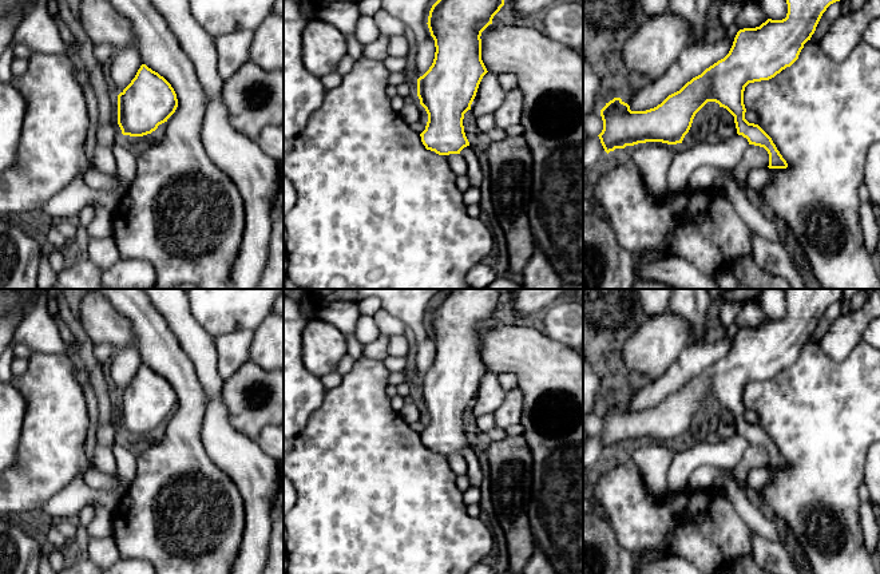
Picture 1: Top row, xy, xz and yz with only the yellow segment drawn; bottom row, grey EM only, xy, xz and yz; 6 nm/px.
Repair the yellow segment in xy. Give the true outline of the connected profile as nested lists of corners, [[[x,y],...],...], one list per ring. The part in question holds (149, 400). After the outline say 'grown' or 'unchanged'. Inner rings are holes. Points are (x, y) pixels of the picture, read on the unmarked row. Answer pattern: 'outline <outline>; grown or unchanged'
outline [[[142,364],[131,383],[118,395],[118,424],[123,435],[143,436],[175,412],[178,399],[171,384]]]; unchanged

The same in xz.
outline [[[451,289],[444,293],[431,308],[428,316],[428,328],[435,340],[435,359],[429,369],[417,379],[417,396],[420,404],[428,413],[425,429],[420,434],[421,442],[427,450],[439,455],[460,454],[469,446],[464,432],[464,413],[471,409],[483,376],[488,372],[481,360],[481,332],[492,324],[493,316],[504,305],[506,289]]]; unchanged

